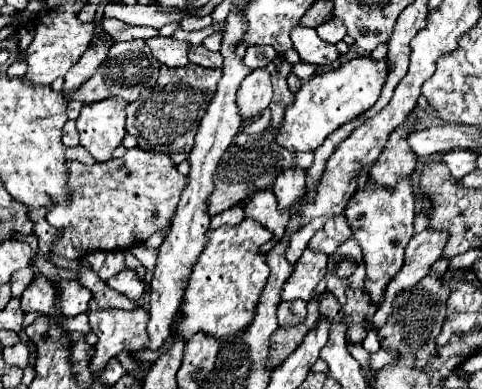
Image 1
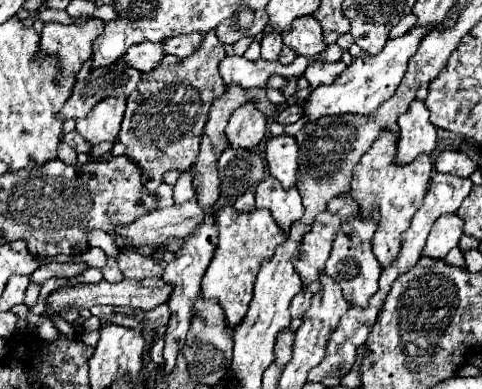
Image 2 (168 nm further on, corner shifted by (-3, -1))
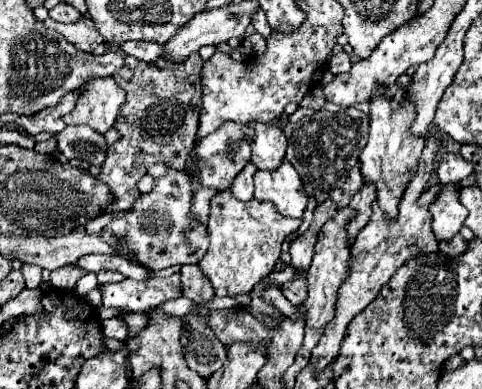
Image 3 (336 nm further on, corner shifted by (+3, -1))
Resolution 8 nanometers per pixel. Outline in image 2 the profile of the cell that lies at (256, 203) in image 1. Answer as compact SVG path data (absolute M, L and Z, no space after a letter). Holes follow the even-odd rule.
M268 175L256 187L256 207L268 209L272 213L276 225L284 233L288 233L290 225L304 215L304 207L302 207L298 189L294 187L294 189L284 191L282 185L272 175Z

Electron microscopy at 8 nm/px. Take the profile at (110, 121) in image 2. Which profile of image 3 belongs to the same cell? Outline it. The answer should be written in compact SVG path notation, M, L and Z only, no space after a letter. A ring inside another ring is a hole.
M112 77L90 79L90 83L82 85L80 89L82 93L76 107L64 115L66 125L90 125L98 133L106 133L110 127L114 127L120 105L126 99L124 89L116 87Z

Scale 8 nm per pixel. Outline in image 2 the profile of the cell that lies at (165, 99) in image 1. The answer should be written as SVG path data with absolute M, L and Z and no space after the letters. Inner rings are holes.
M216 29L208 31L206 37L202 39L200 49L186 57L186 59L178 59L174 55L166 55L158 67L154 67L154 71L144 73L142 81L138 83L134 95L128 97L128 105L126 105L126 113L124 113L124 121L122 121L122 129L120 129L120 141L126 145L126 155L132 157L144 171L144 189L146 191L156 191L162 175L170 169L178 169L178 171L188 171L194 165L194 159L198 157L198 143L202 141L202 127L206 125L208 119L208 111L210 111L210 103L224 93L224 81L220 77L218 71L218 63L222 61L222 57L226 55L222 43L218 43L218 35Z

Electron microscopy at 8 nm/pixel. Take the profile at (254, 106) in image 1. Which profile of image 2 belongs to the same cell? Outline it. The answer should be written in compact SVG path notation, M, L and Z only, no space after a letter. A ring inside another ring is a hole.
M244 103L228 121L228 141L232 147L250 149L266 137L268 119L254 103Z

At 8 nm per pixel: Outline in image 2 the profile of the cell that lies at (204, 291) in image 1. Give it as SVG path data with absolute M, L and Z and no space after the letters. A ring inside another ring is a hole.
M224 205L222 209L218 209L216 227L218 245L210 261L210 267L206 269L206 275L202 279L202 297L216 299L224 309L226 325L234 329L246 317L248 303L252 299L252 287L260 265L266 259L272 259L274 249L286 239L286 235L282 235L278 225L270 217L270 211L254 209L250 213L238 213L232 205Z

